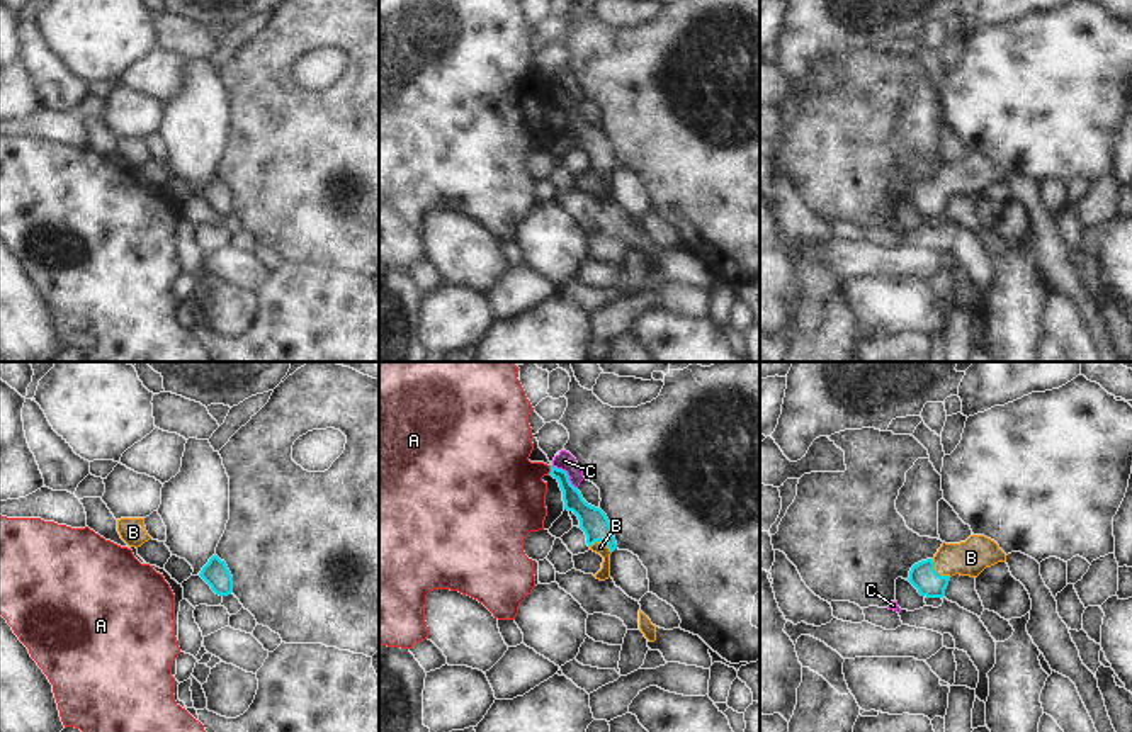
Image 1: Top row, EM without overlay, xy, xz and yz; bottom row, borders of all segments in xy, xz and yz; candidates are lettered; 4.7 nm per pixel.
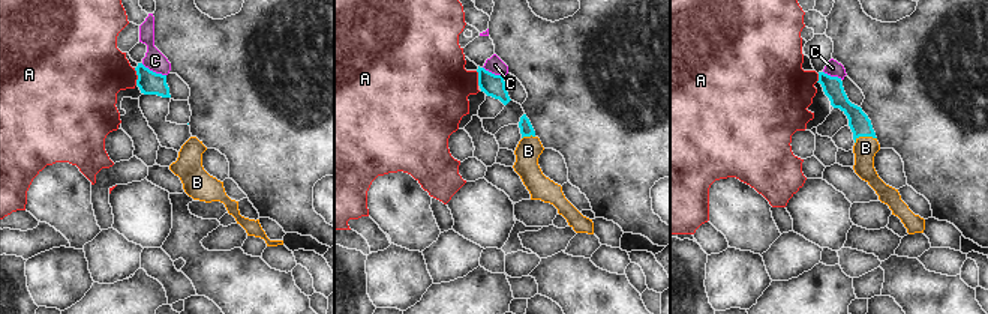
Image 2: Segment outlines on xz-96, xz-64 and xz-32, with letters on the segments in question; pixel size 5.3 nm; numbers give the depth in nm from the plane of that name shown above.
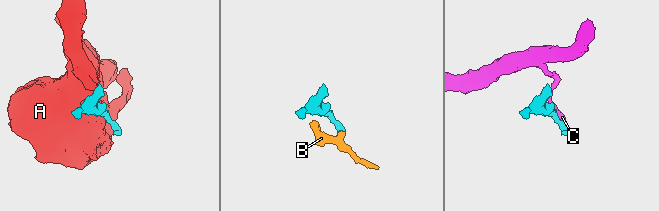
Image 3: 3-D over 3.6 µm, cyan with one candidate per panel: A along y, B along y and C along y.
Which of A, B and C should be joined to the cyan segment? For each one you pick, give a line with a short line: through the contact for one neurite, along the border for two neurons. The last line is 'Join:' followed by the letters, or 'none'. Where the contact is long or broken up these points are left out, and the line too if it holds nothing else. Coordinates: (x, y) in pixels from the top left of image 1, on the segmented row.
B: line yz (923, 576), (937, 573), (950, 559), (971, 557)
Join: B

